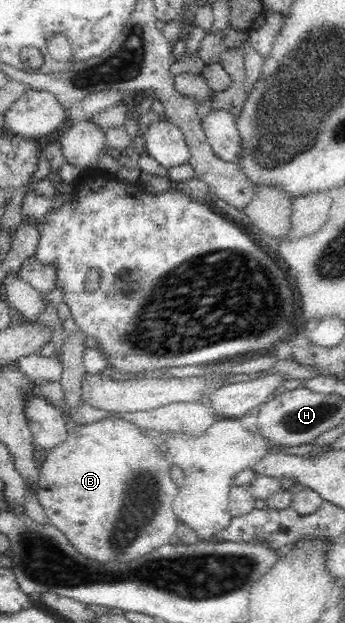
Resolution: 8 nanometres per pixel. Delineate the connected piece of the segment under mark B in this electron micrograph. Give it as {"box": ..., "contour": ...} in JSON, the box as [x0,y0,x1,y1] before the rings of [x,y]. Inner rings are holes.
{"box":[36,415,178,564],"contour":[[[110,415],[99,421],[88,424],[76,424],[68,430],[67,441],[60,443],[53,449],[46,450],[47,455],[40,468],[40,485],[36,493],[38,501],[49,518],[49,523],[58,531],[61,531],[71,546],[87,559],[101,564],[109,562],[129,563],[141,556],[149,555],[157,551],[159,547],[170,543],[171,538],[176,535],[178,517],[173,510],[174,499],[178,494],[178,487],[171,480],[171,461],[165,457],[164,452],[158,447],[157,440],[143,435],[143,430],[133,423],[123,420],[121,415]]]}

